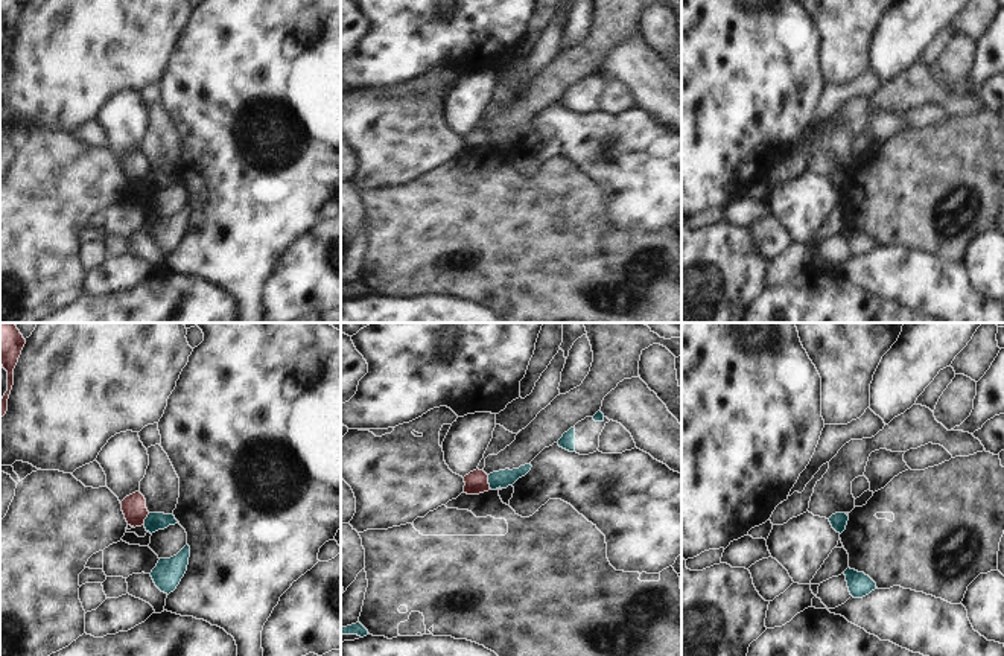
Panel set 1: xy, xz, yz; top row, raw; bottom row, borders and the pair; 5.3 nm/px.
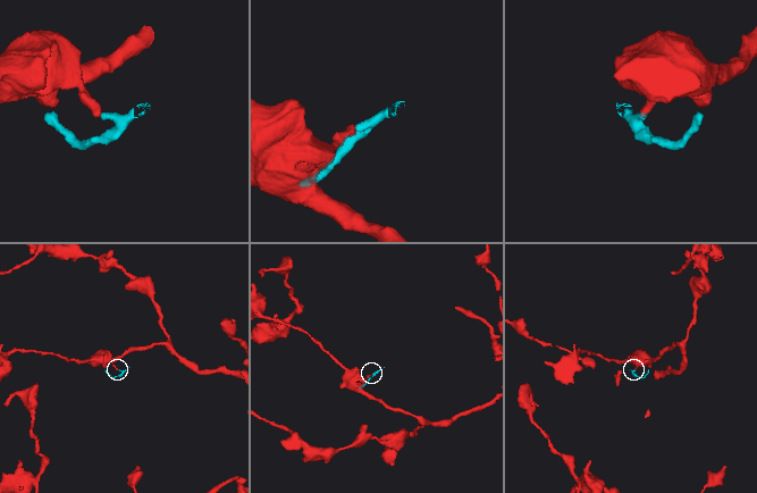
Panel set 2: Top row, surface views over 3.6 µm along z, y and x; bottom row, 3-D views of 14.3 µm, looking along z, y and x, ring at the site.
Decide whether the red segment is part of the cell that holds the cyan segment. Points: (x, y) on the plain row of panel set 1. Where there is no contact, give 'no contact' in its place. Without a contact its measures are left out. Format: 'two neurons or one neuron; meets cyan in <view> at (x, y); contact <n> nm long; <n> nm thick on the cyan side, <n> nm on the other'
two neurons; meets cyan in xz at (489, 140); contact 70 nm long; 90 nm thick on the cyan side, 120 nm on the other

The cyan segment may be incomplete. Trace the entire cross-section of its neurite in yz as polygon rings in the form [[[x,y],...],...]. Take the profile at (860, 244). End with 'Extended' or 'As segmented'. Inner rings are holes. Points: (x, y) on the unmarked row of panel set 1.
[[[847,227],[843,233],[853,257],[863,257],[876,248],[876,242],[864,231]]]. As segmented

